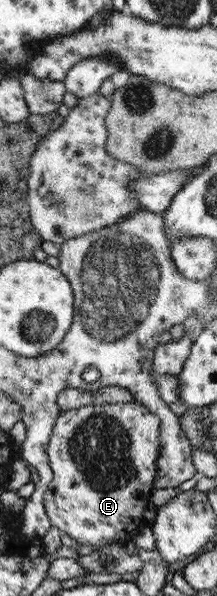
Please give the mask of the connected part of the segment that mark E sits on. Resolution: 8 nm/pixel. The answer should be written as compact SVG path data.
M127 403L127 404L98 404L82 406L81 408L63 410L58 415L56 426L53 428L53 436L49 441L48 455L49 464L53 469L53 480L49 484L49 490L45 492L45 511L49 515L52 524L59 528L60 531L65 531L70 538L74 538L81 546L90 544L94 548L100 548L113 542L127 543L133 541L135 536L142 532L143 528L148 526L146 521L146 508L152 508L151 497L154 496L154 490L157 487L158 459L161 456L162 446L162 420L155 412L150 412L142 403Z

